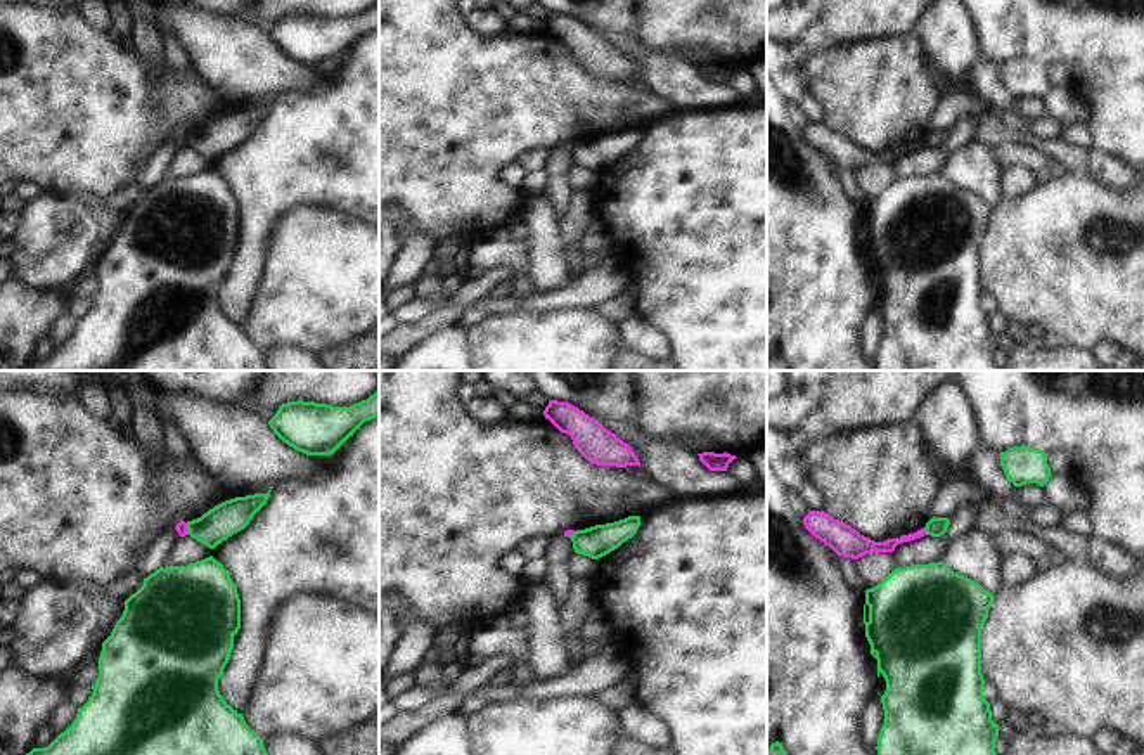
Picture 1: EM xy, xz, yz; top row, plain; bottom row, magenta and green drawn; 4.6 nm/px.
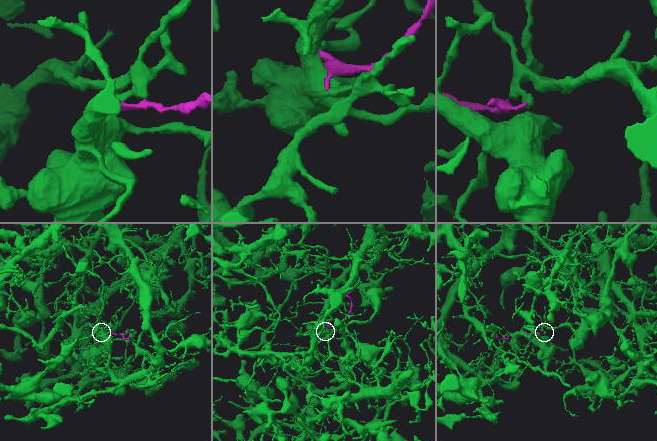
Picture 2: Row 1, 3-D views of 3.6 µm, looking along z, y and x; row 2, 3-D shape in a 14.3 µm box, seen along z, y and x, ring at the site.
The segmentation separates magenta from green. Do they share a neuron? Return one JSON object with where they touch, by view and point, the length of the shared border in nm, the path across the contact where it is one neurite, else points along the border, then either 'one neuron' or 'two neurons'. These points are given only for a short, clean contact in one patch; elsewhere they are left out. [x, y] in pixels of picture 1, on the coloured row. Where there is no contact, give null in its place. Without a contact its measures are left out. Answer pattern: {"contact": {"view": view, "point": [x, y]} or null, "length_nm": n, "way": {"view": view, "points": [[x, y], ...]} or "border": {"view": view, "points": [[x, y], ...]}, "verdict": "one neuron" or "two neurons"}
{"contact": {"view": "yz", "point": [925, 530]}, "length_nm": 40, "border": {"view": "yz", "points": [[925, 527], [928, 534]]}, "verdict": "two neurons"}

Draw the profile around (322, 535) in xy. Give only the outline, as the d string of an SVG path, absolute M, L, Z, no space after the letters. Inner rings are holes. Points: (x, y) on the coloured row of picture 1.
M379 417L365 421L334 454L332 468L308 481L280 481L249 525L218 544L213 558L230 571L241 599L241 629L230 660L218 679L218 691L242 713L265 655L267 625L277 608L294 592L327 594L379 615Z

